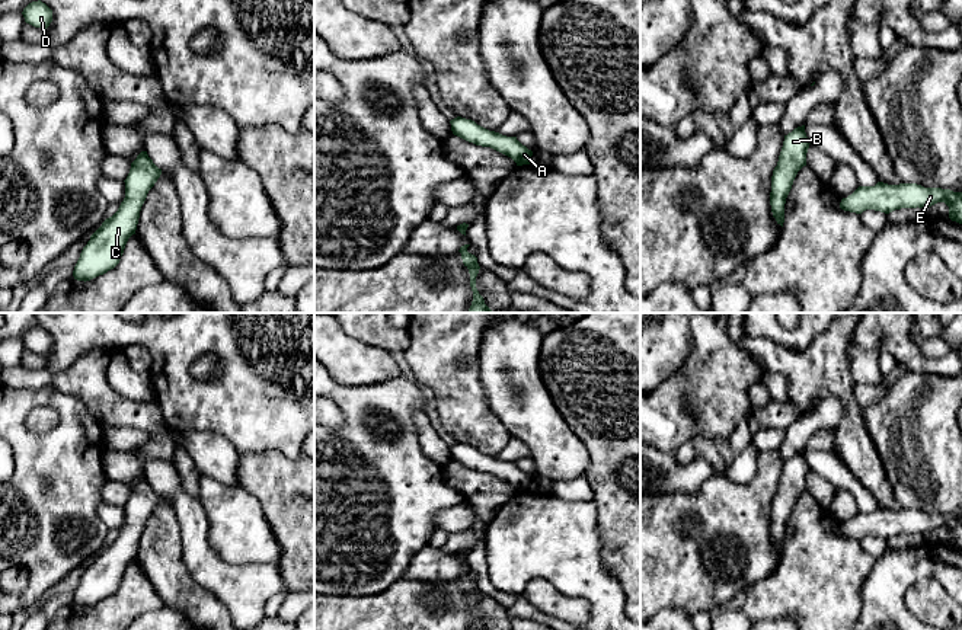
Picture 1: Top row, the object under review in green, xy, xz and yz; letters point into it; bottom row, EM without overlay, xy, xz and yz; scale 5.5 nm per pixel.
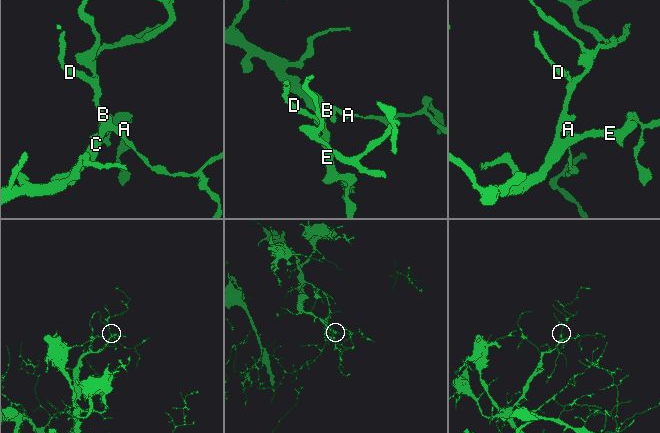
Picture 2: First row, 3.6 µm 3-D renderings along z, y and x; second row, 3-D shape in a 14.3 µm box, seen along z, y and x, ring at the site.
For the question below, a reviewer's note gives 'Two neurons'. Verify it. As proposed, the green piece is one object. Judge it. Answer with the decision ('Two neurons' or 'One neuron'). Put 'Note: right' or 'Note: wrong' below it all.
One neuron
Note: wrong

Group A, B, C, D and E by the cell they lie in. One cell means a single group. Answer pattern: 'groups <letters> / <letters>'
groups A B C D E

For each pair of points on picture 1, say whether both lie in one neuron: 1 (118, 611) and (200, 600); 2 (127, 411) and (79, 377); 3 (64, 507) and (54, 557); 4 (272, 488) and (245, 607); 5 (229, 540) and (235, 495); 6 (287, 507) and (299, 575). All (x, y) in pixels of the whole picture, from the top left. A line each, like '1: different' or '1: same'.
1: different
2: same
3: same
4: different
5: same
6: same

